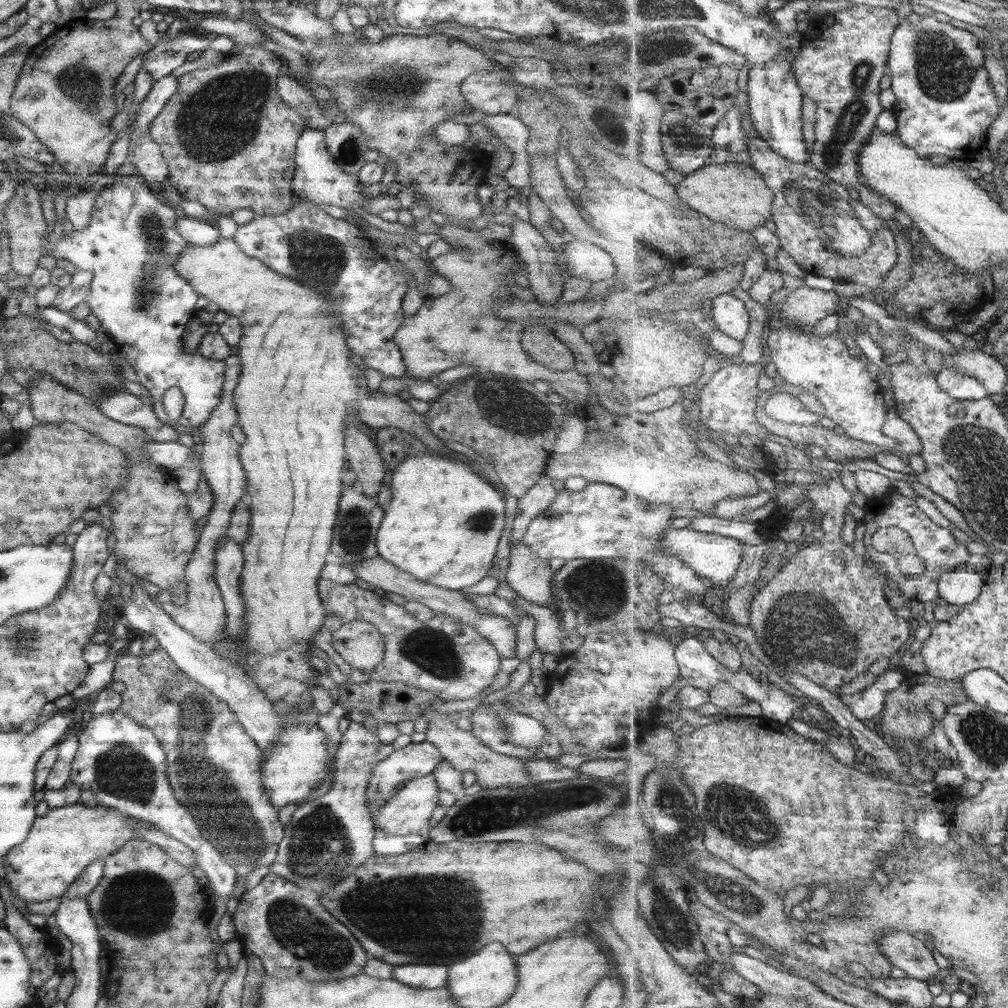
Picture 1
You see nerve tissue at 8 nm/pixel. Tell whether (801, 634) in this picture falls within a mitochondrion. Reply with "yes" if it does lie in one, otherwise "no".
yes

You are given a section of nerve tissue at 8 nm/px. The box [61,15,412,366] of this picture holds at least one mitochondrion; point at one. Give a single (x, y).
(222, 116)

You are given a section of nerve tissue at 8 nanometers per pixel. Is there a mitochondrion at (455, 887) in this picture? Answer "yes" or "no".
yes

